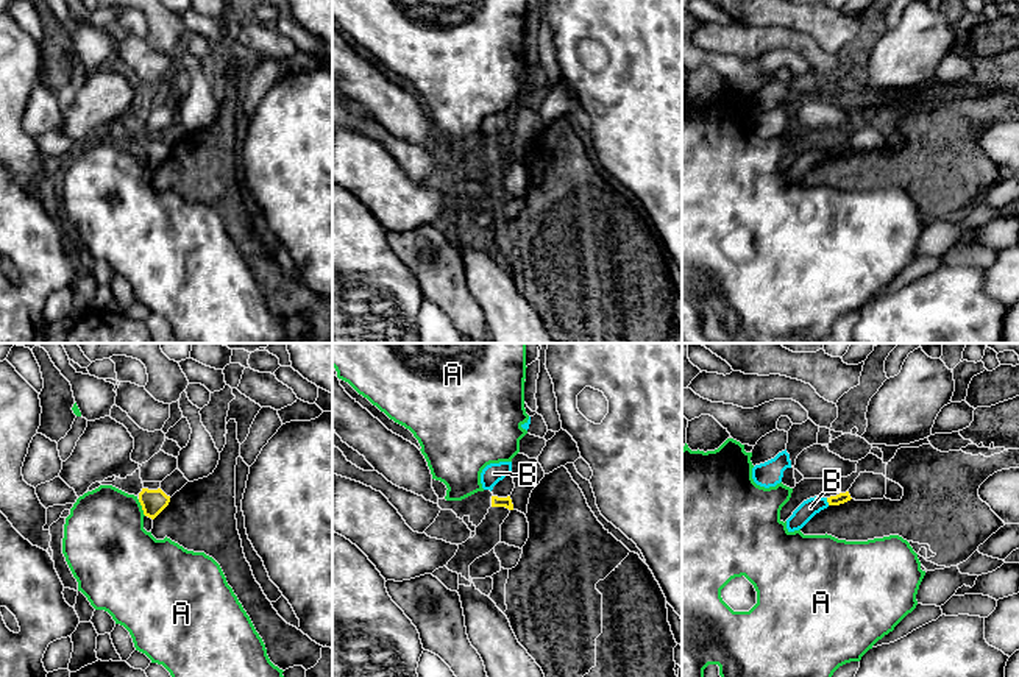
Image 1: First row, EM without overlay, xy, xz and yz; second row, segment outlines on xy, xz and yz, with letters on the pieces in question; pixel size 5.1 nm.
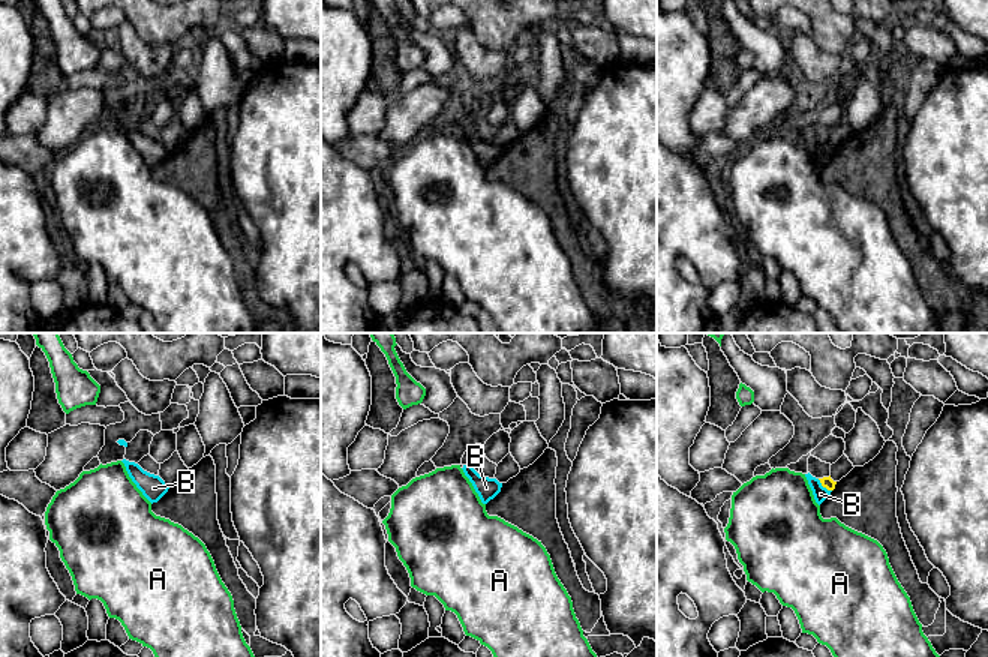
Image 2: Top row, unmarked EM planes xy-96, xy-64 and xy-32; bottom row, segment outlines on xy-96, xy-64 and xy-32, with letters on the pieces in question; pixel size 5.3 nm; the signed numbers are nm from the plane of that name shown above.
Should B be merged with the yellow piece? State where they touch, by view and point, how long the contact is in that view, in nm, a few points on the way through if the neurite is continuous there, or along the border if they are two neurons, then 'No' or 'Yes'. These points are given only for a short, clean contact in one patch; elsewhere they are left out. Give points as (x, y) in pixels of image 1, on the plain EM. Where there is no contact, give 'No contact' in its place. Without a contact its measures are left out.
Touches yellow at yz (827, 152). Shared border 40 nm. Boundary: yz (826, 148), (829, 155). No

